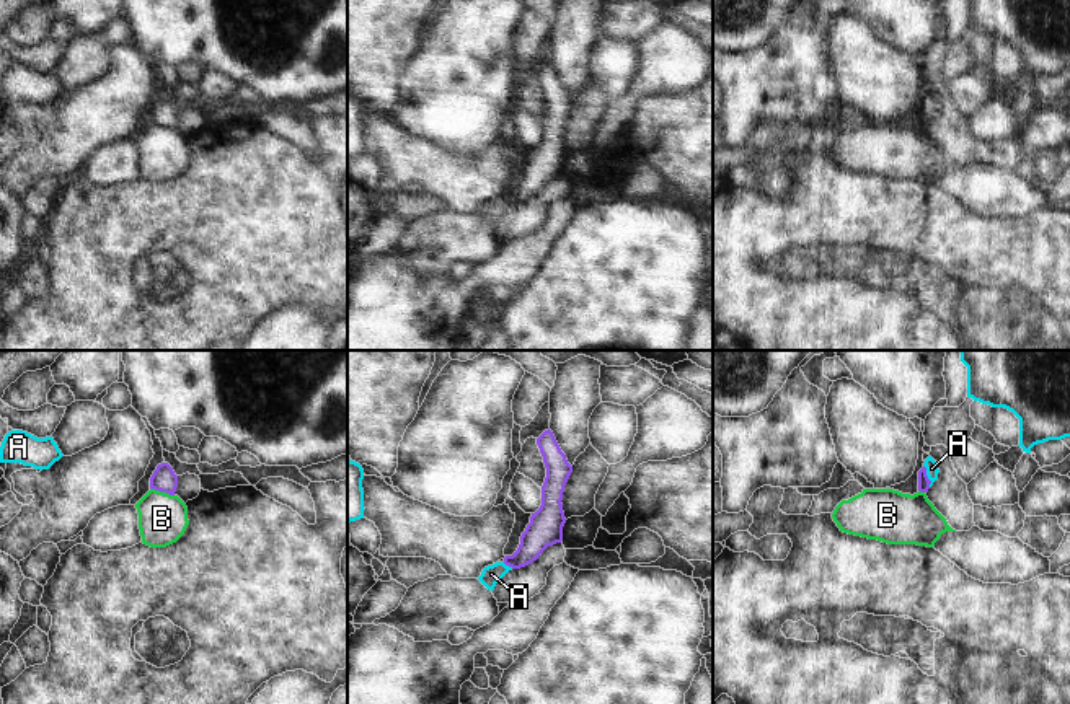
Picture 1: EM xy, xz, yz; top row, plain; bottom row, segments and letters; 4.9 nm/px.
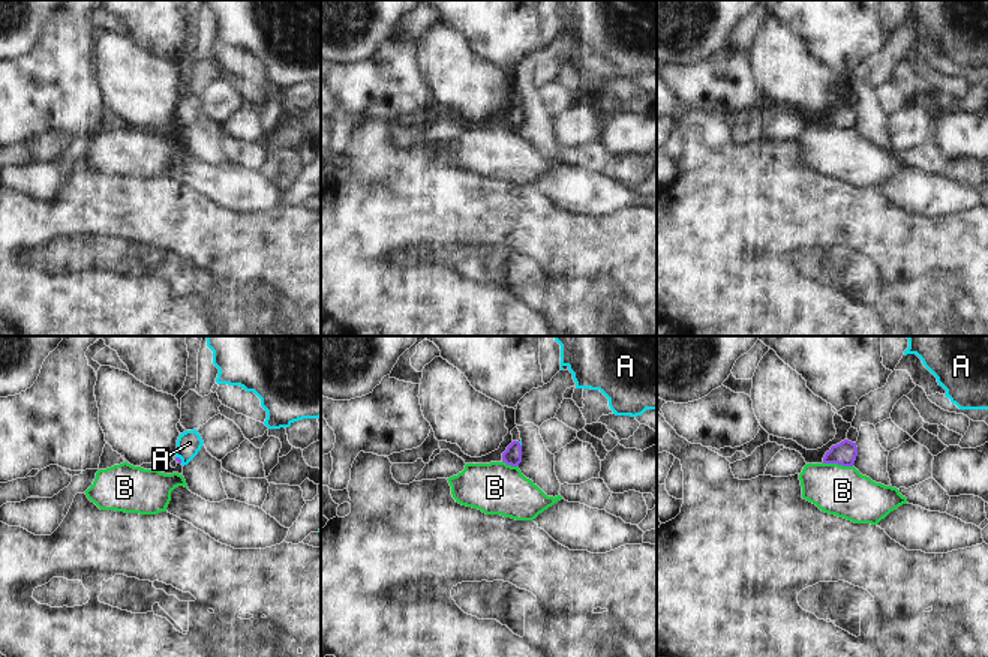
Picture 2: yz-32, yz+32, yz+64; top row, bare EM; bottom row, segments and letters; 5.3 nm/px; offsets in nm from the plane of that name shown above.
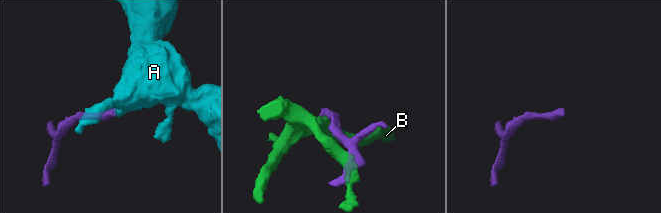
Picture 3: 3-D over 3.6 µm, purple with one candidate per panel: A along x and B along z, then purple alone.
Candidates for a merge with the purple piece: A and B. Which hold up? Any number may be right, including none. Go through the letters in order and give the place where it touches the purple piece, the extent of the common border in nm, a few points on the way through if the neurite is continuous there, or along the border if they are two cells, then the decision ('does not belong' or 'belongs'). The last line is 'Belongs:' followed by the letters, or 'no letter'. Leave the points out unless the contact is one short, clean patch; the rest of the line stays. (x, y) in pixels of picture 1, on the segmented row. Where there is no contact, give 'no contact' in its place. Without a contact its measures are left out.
A: contact yz (927, 476); length 120 nm; way yz (924, 483), (927, 476), (932, 468); belongs
B: contact xy (162, 491); length 130 nm; does not belong
Belongs: A

